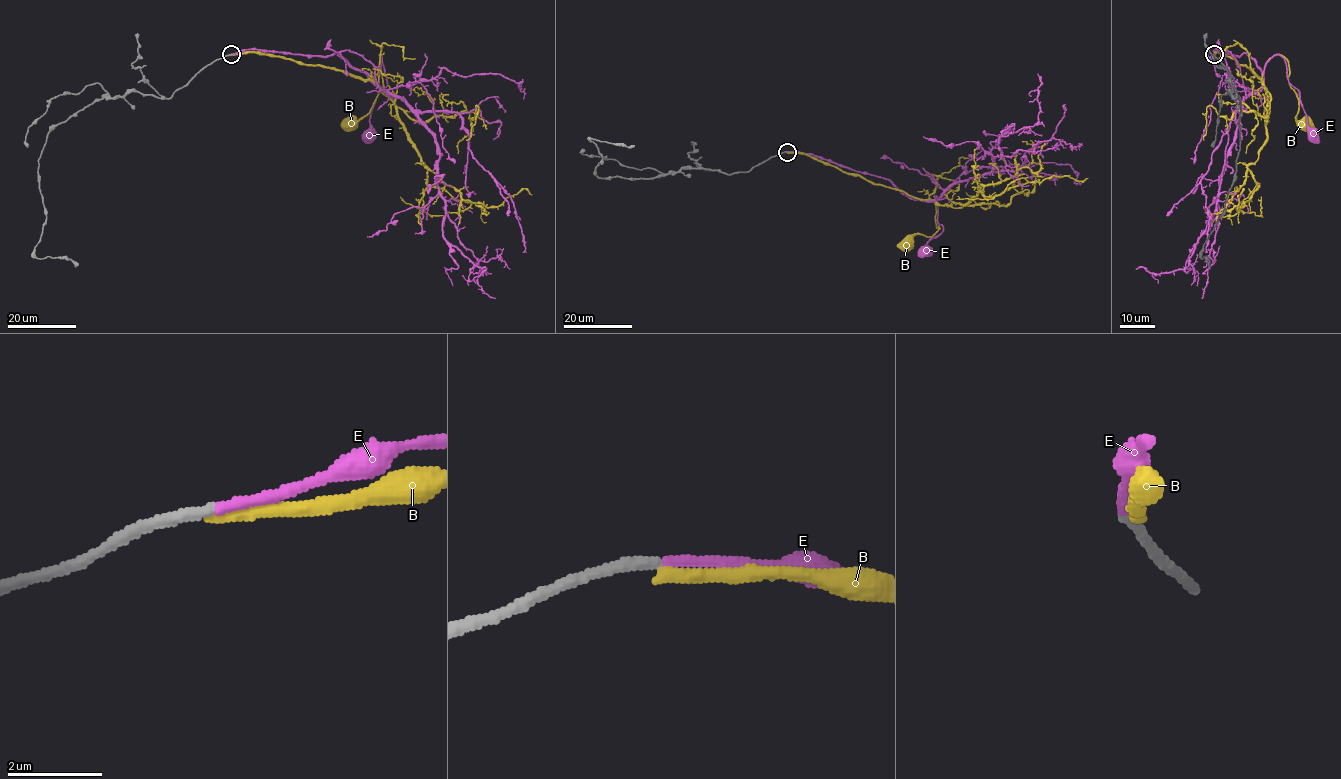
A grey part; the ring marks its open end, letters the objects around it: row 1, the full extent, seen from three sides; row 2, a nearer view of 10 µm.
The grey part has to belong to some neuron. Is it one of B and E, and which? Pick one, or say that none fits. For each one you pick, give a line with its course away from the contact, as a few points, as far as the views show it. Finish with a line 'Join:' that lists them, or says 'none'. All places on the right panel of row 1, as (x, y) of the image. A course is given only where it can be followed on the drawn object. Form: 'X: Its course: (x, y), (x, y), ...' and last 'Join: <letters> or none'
E: Its course: (1213, 54), (1215, 49), (1238, 56), (1246, 53), (1263, 75), (1265, 64), (1279, 55), (1313, 134)
Join: E

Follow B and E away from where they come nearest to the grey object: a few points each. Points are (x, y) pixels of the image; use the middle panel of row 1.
B: (787, 152), (802, 152), (874, 183), (933, 199), (939, 229), (931, 236), (916, 234), (907, 243)
E: (788, 151), (811, 153), (888, 179), (912, 199), (936, 202), (937, 222), (943, 229), (927, 242), (924, 251)

